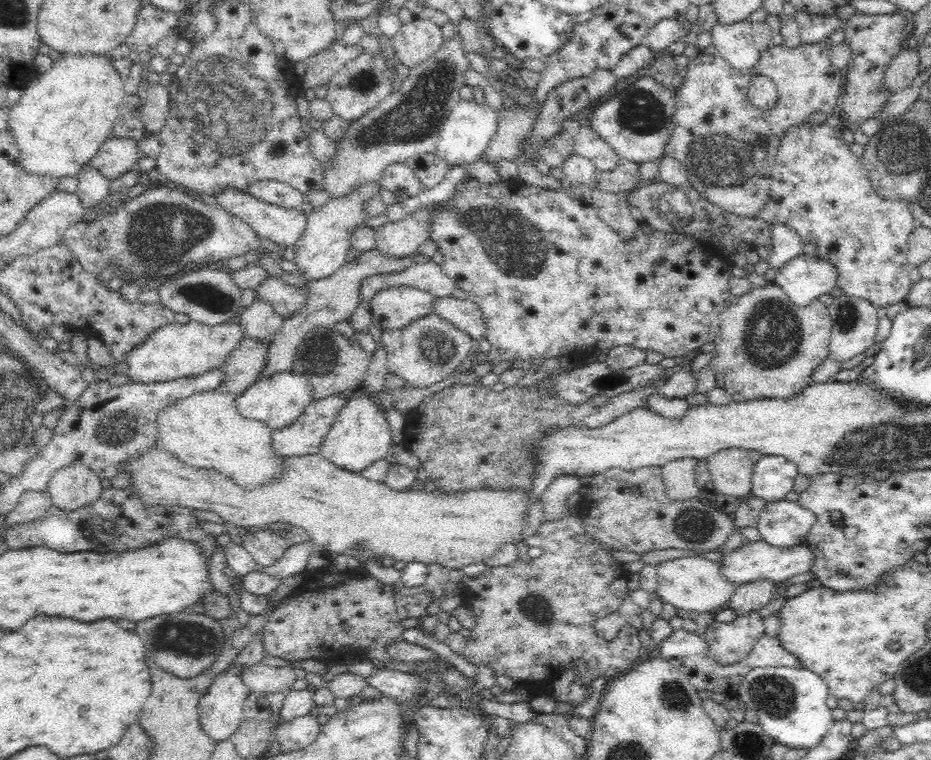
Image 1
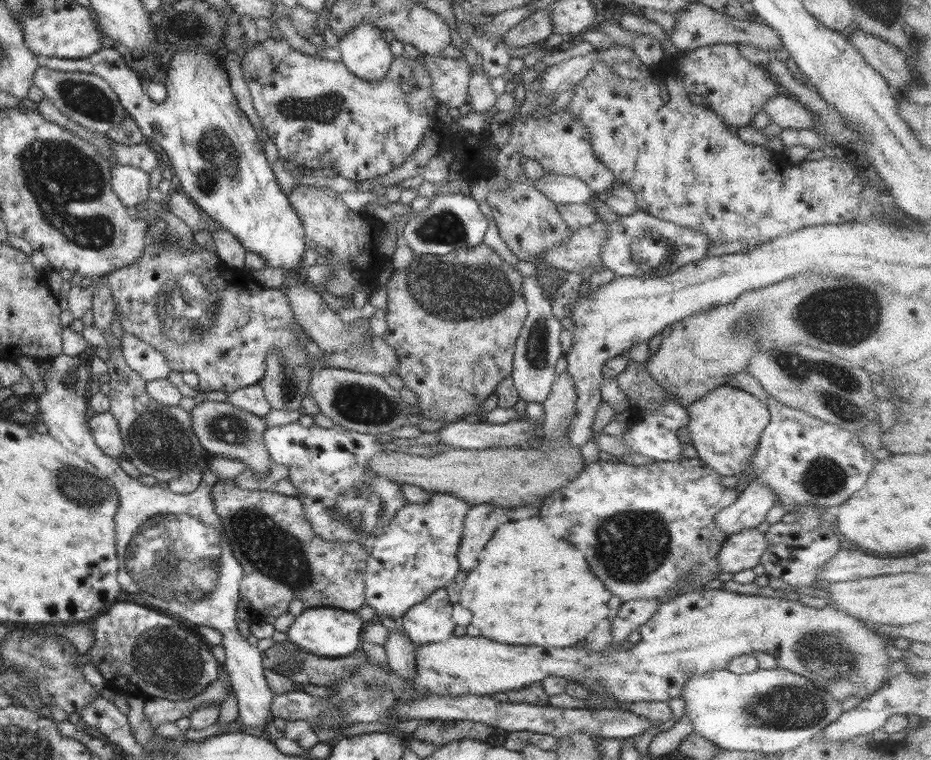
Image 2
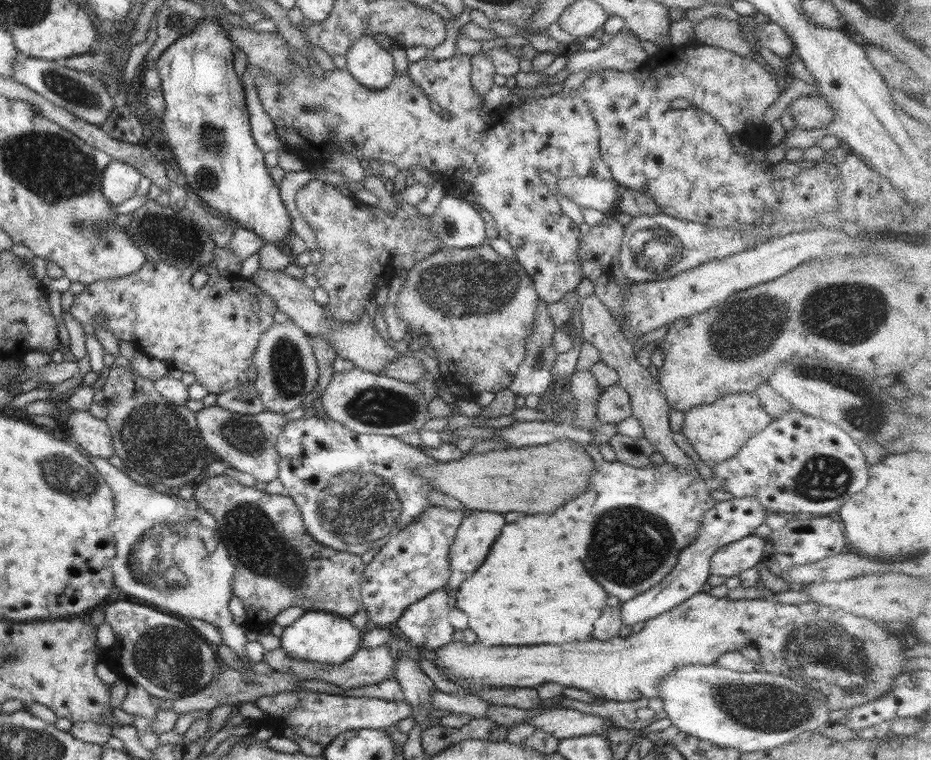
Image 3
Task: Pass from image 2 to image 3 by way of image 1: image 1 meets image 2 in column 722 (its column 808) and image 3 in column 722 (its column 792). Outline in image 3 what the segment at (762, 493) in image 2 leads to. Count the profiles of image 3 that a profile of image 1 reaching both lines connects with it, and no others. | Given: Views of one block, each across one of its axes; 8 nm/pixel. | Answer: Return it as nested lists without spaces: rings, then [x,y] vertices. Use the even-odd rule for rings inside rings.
[[[734,497],[727,501],[718,501],[716,506],[705,512],[705,516],[700,520],[698,537],[692,545],[680,552],[678,563],[668,577],[658,587],[650,588],[634,599],[620,604],[620,616],[623,624],[633,625],[656,618],[656,616],[682,604],[690,596],[702,592],[702,587],[708,583],[708,576],[711,574],[712,556],[722,546],[753,535],[755,530],[765,522],[766,512],[767,508],[761,505],[756,497]]]

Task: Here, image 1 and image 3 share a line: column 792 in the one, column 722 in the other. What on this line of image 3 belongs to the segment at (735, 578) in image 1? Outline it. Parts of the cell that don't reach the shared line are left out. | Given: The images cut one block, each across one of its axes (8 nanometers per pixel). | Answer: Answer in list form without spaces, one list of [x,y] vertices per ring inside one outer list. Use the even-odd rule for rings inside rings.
[[[749,535],[726,544],[711,559],[710,573],[718,576],[739,576],[740,572],[756,567],[763,558],[766,539]]]

